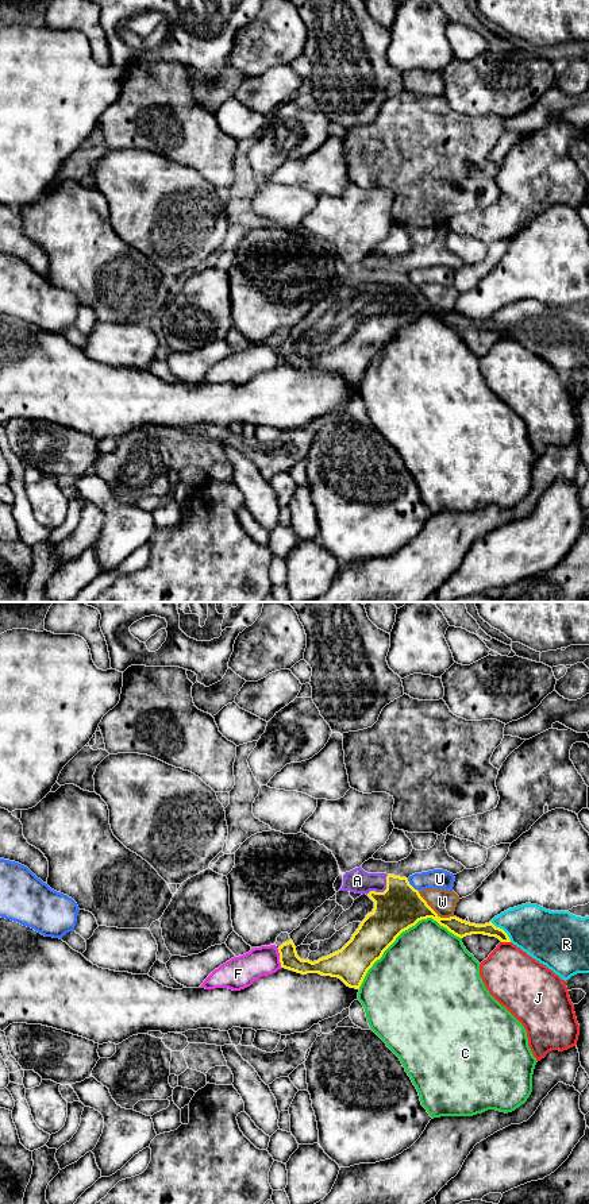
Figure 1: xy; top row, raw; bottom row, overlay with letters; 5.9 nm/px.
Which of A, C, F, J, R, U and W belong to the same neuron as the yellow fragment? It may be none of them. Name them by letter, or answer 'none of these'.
A

